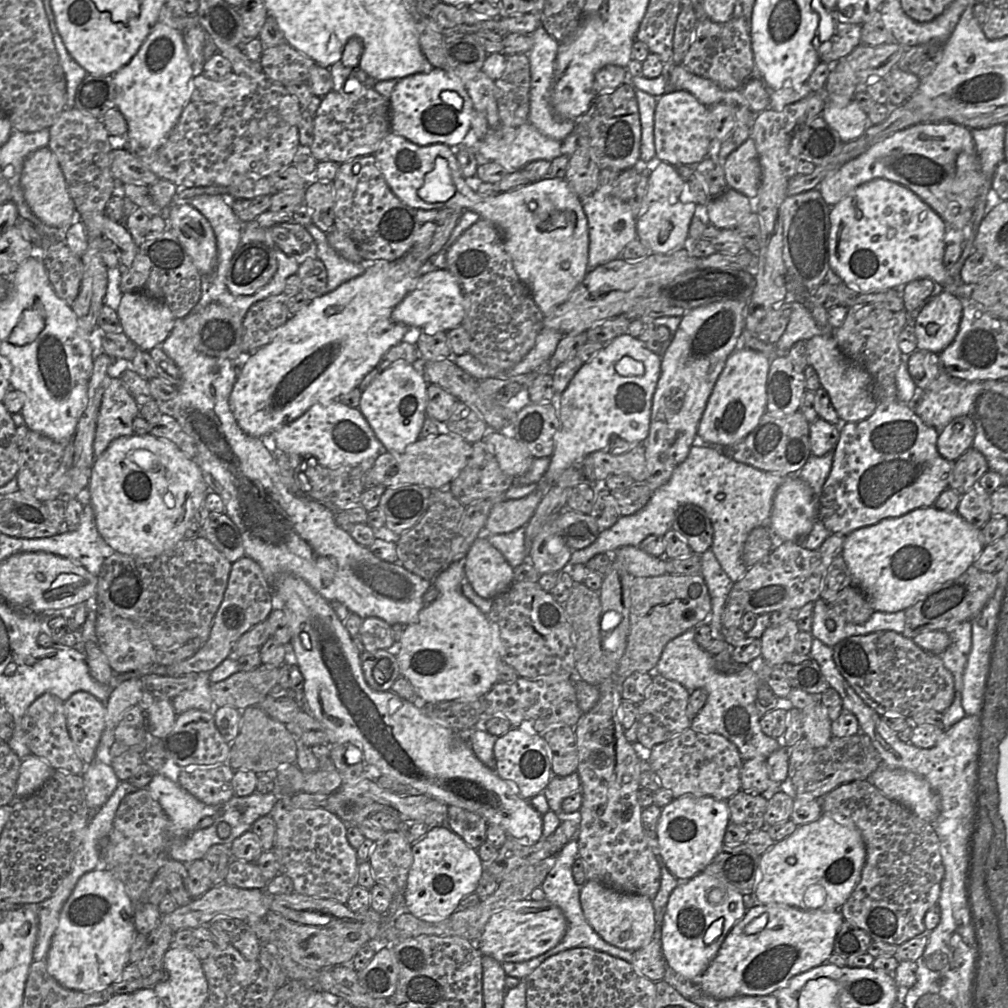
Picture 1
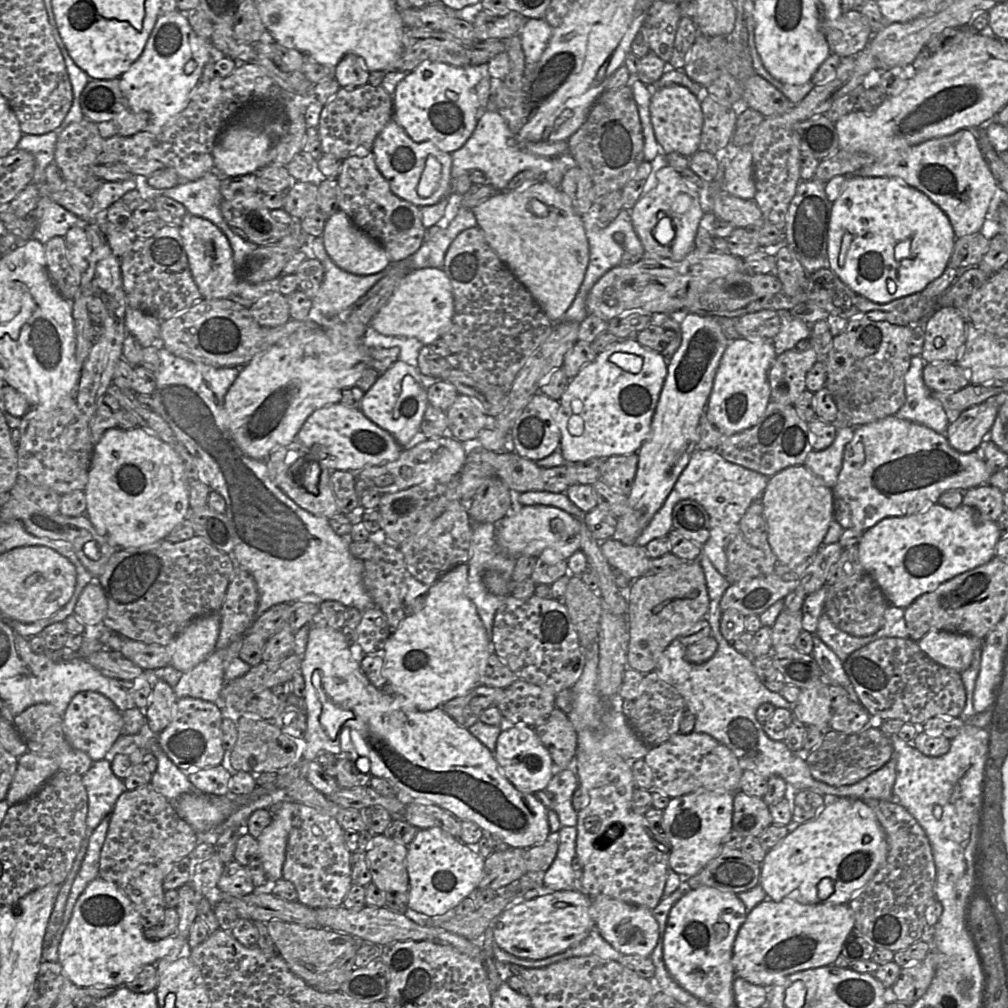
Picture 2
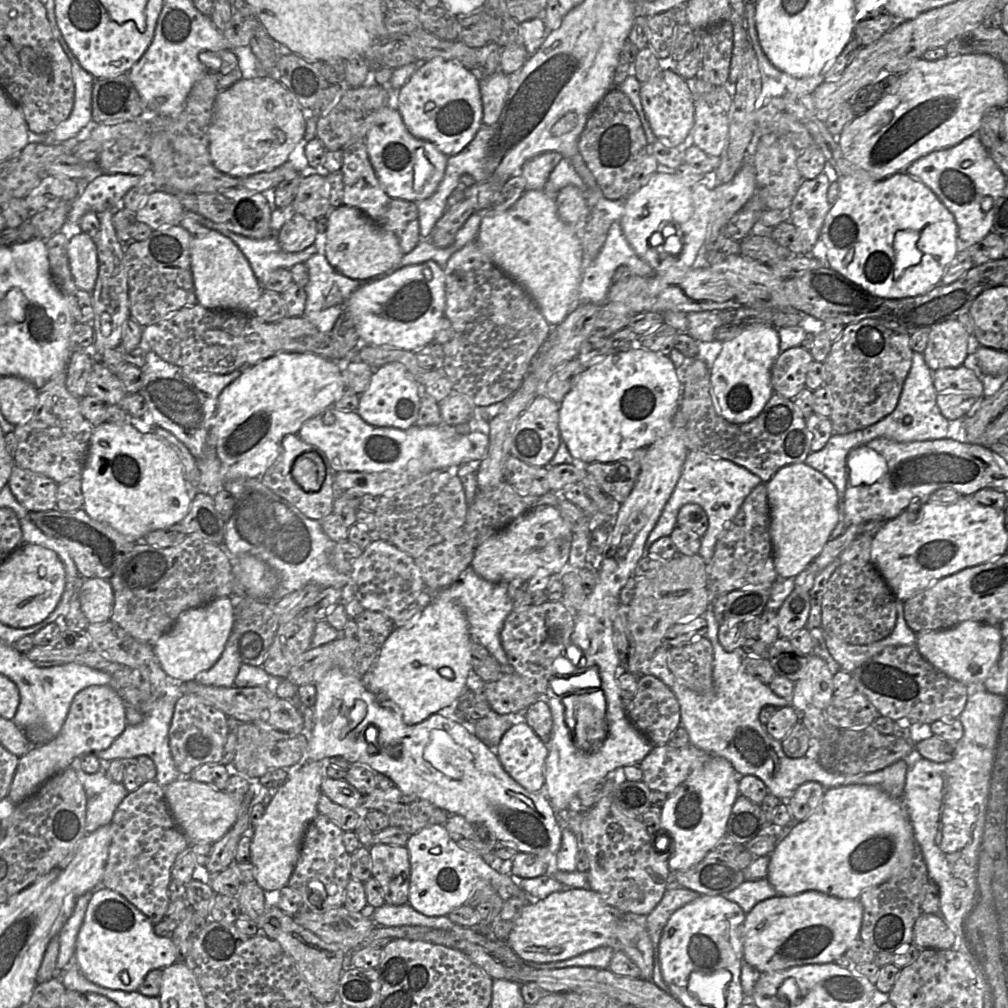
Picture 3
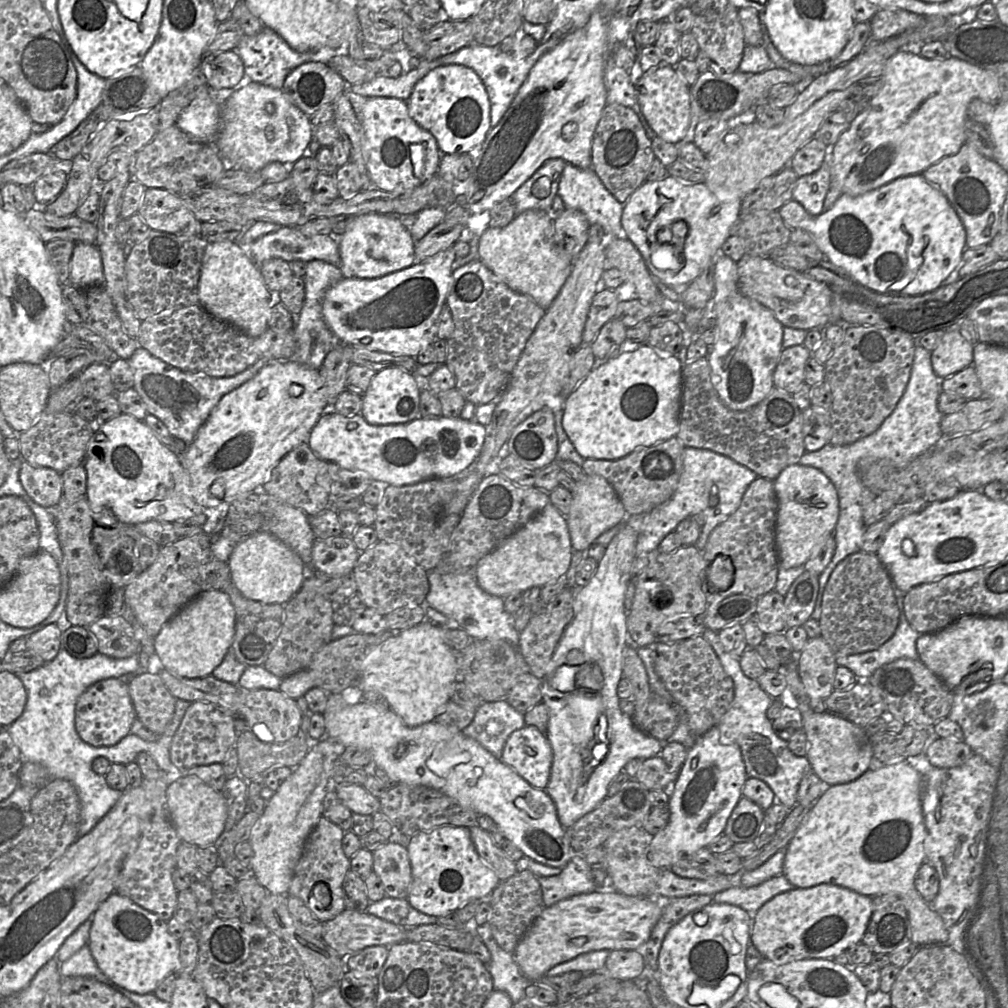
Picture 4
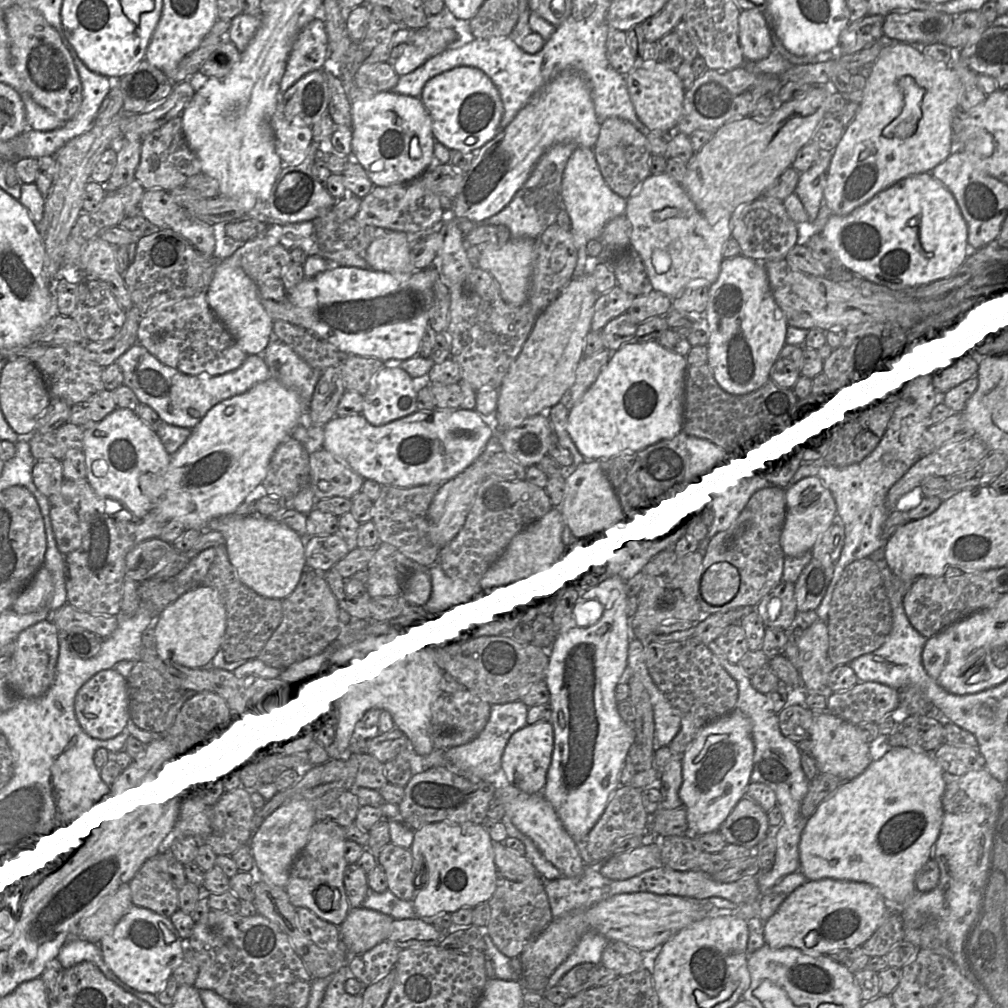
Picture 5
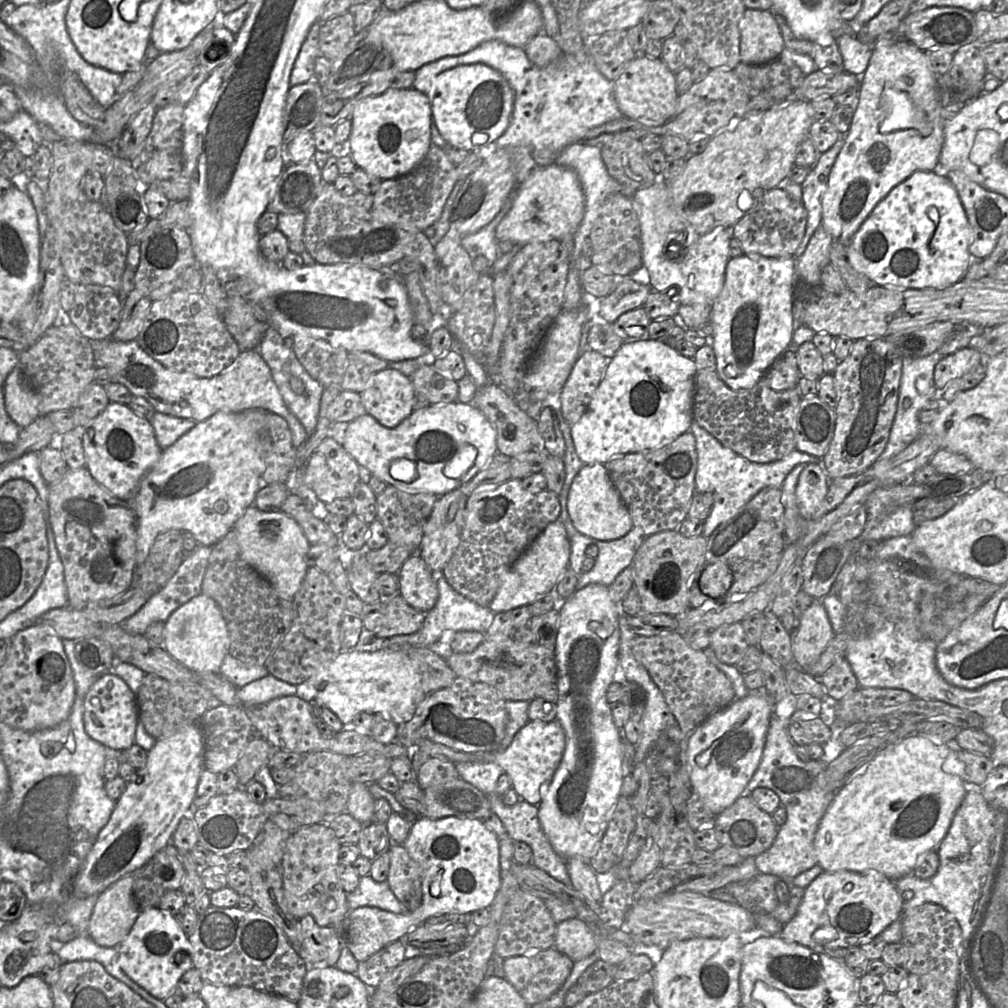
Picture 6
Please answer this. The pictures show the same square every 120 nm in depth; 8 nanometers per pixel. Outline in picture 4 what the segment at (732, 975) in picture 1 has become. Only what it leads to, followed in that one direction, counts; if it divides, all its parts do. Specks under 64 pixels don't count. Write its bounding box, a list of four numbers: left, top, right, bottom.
[750,884,872,965]

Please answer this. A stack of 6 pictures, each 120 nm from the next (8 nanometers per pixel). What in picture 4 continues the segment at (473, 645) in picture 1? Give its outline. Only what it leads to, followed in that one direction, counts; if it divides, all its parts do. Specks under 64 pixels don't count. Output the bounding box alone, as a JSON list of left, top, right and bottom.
[357,619,457,727]

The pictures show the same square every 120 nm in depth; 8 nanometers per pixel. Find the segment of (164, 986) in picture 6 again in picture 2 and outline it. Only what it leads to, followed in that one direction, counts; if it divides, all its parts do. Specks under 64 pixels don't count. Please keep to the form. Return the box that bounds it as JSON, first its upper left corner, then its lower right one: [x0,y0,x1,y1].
[58,876,187,987]

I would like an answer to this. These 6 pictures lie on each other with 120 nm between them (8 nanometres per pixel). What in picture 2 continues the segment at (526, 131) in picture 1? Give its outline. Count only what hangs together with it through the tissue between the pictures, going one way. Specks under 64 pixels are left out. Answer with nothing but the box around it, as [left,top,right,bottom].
[451,110,578,192]

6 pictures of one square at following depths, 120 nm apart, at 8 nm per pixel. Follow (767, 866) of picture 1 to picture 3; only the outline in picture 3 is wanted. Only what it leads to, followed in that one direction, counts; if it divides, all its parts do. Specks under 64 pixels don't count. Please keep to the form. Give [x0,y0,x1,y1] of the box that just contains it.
[766,785,915,900]

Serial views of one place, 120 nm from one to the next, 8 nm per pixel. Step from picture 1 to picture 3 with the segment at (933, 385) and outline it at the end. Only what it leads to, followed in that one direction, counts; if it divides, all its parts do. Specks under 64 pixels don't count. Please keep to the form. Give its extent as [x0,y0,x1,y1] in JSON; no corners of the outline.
[933,365,984,396]

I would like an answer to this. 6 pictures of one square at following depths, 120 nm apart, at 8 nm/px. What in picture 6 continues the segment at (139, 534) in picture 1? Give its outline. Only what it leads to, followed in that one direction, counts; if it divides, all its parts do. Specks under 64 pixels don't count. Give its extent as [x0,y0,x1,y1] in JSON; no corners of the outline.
[82,402,163,501]

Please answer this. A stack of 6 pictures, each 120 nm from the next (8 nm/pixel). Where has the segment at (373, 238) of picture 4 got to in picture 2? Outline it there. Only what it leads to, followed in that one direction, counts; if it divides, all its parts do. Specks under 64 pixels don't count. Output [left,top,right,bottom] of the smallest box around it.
[322,210,390,275]

